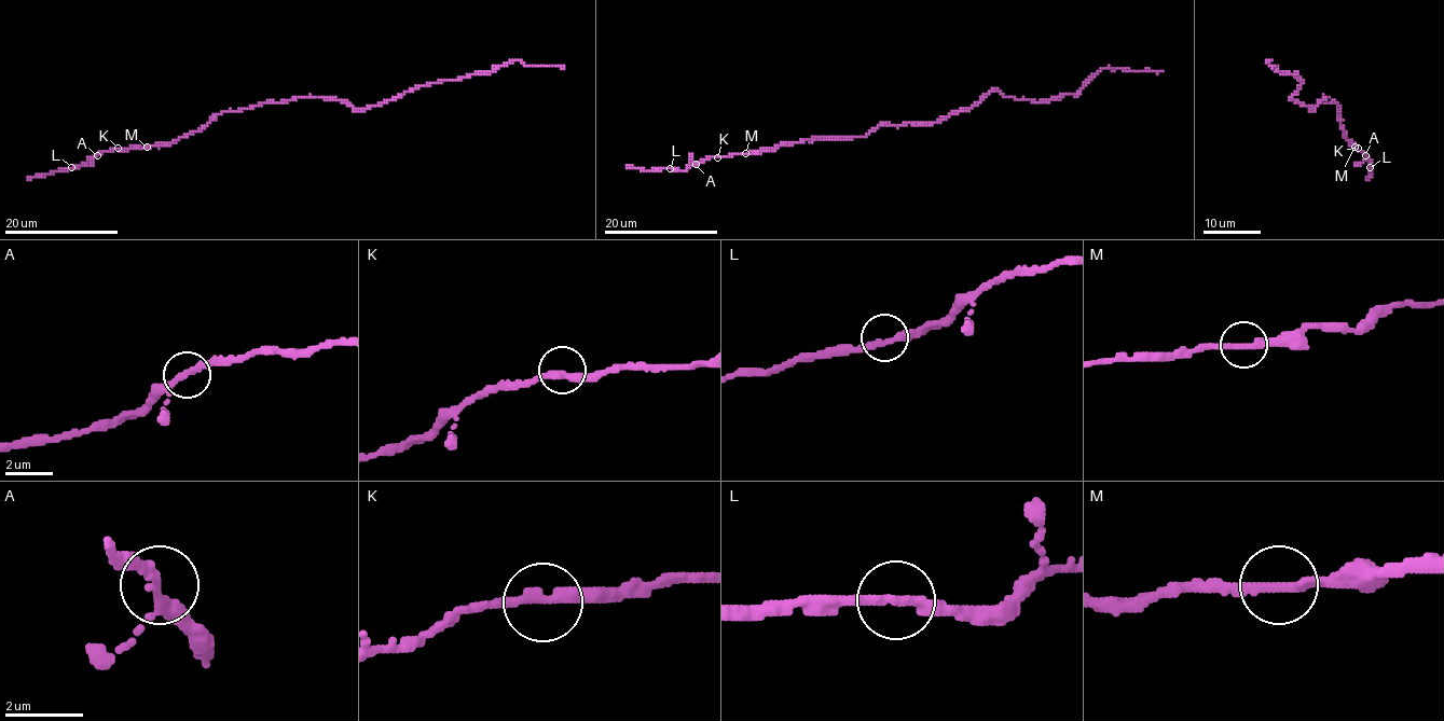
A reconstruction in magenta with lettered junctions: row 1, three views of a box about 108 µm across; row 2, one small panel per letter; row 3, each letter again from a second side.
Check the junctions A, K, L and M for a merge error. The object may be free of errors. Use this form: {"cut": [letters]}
{"cut": []}

